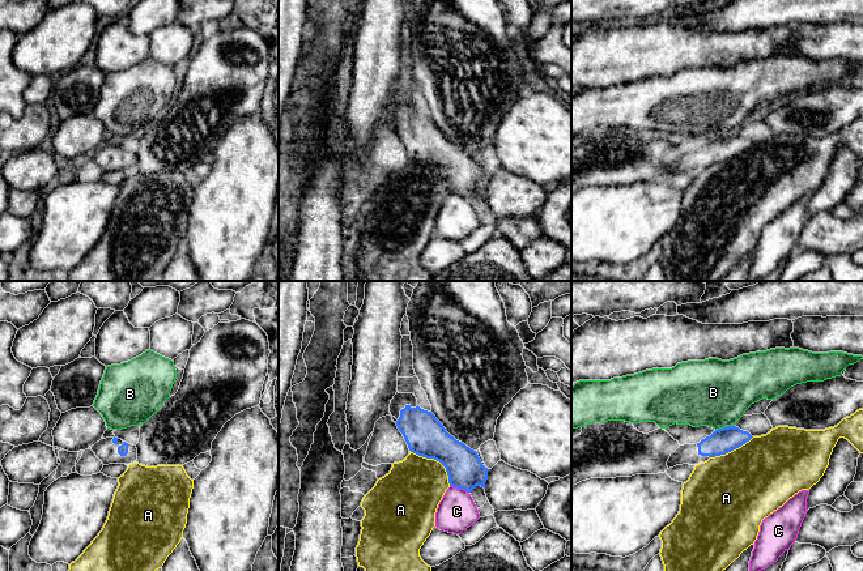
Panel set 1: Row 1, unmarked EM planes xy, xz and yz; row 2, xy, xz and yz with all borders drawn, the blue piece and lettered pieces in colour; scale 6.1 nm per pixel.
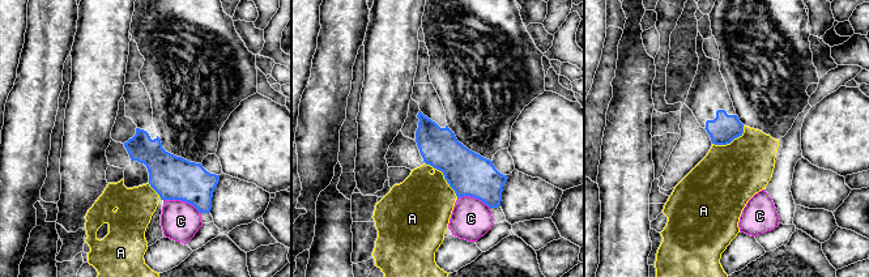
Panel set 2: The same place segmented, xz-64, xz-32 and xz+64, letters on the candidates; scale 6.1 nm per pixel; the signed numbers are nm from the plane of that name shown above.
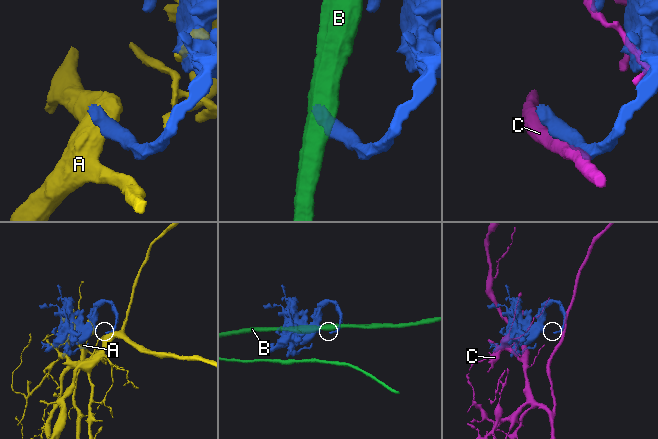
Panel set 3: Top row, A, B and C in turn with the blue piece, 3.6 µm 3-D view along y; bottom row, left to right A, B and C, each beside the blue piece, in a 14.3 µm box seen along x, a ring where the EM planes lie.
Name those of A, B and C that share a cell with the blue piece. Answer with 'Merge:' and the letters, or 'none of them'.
Merge: none of them

